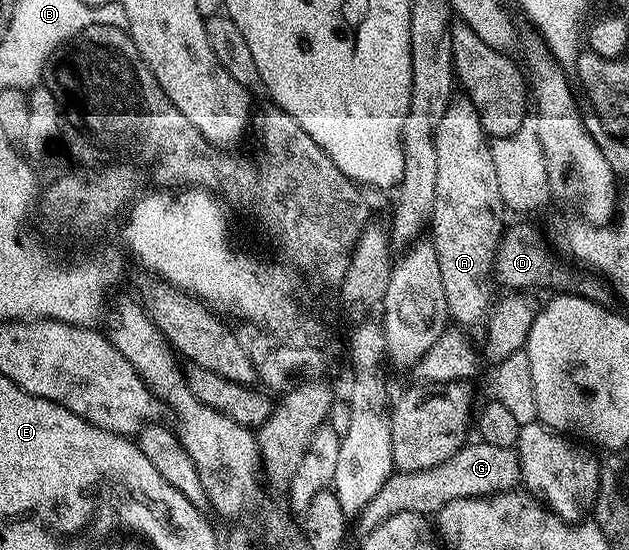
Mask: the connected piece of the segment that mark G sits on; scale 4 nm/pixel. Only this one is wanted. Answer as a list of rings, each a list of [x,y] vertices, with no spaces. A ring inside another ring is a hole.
[[[467,442],[456,450],[456,454],[440,462],[440,466],[416,472],[395,471],[356,517],[359,533],[365,534],[376,530],[376,526],[388,522],[388,518],[396,514],[415,512],[430,518],[448,502],[473,496],[496,496],[499,492],[517,489],[521,478],[520,458],[514,448]]]

